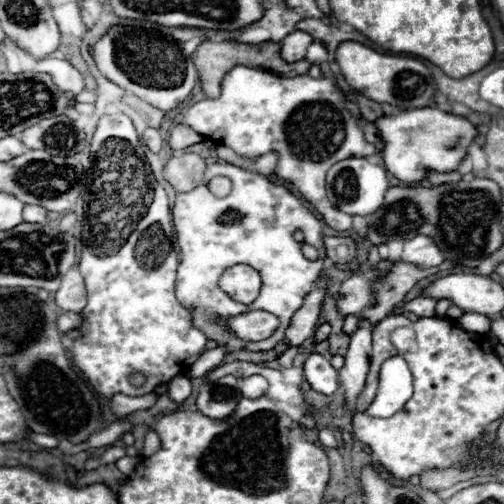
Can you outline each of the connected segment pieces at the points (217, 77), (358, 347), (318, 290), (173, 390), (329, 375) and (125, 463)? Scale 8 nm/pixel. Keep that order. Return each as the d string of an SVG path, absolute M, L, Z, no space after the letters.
M204 41L196 53L194 53L194 65L200 73L200 81L202 81L202 89L206 93L206 97L216 97L220 95L220 83L224 79L224 75L236 67L236 65L246 65L246 67L256 67L256 69L272 69L278 75L304 75L310 71L312 63L308 59L296 61L296 63L286 63L280 57L280 45L278 43L260 43L260 45L246 45L246 43L236 43L236 41L222 41L222 43L212 43L212 41Z
M358 325L358 329L350 335L346 363L340 369L340 379L346 389L346 405L350 409L356 409L356 397L366 383L370 365L370 341L372 341L372 329L364 325Z
M322 275L320 277L320 285L316 285L304 299L302 307L296 311L296 315L290 321L290 327L286 329L286 339L292 347L298 347L304 343L304 339L308 339L316 327L318 327L318 319L322 313L322 301L326 297L326 289L328 289L328 279Z
M176 375L170 383L168 383L168 391L166 395L170 397L172 403L176 405L182 405L192 393L192 385L190 385L190 379L186 375Z
M314 353L306 359L304 363L304 377L310 383L310 387L318 393L324 395L332 395L338 387L338 373L336 369L330 365L328 359L324 359L322 355Z
M125 456L116 461L115 464L124 476L128 476L139 463L139 461L140 461L139 457Z

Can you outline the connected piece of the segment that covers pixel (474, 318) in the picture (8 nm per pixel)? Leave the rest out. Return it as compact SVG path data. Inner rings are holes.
M464 313L462 319L458 319L458 323L464 327L464 331L468 333L488 333L490 329L490 321L488 317L484 315L478 315L478 313Z

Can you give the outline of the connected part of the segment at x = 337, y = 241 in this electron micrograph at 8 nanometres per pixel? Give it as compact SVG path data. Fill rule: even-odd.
M326 237L328 259L338 263L350 263L356 257L356 241L352 237Z

